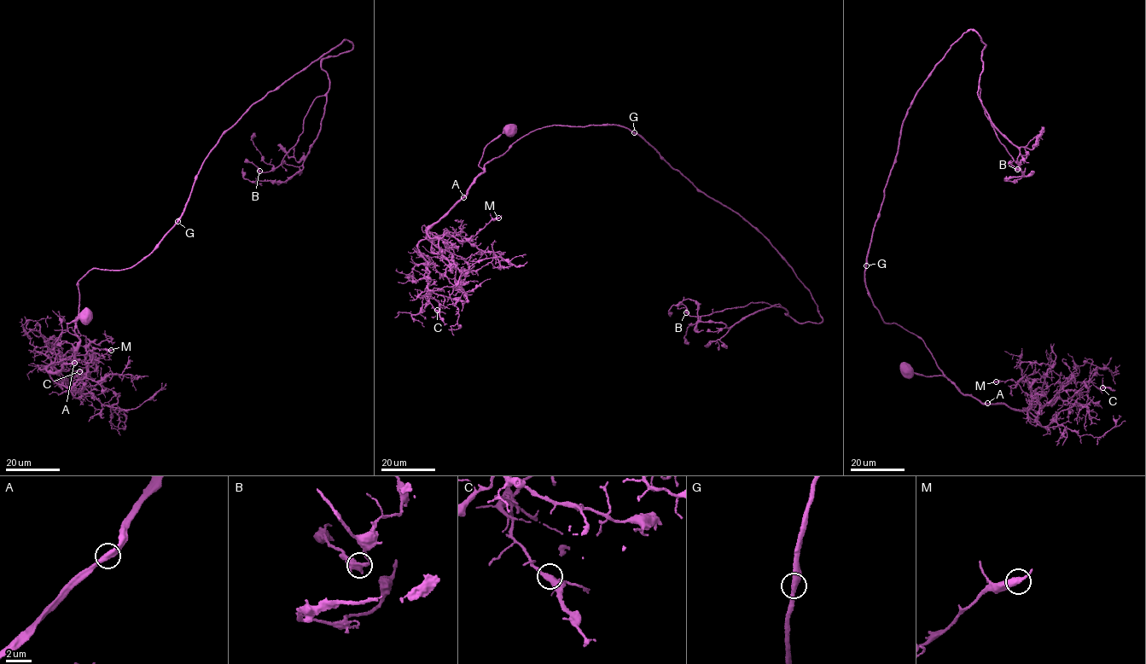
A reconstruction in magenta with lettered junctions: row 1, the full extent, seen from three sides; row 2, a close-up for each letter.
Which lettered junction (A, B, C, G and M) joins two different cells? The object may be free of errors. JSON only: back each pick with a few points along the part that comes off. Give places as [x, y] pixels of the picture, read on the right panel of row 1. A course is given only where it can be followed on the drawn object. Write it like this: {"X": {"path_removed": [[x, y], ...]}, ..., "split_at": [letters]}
{"split_at": []}

